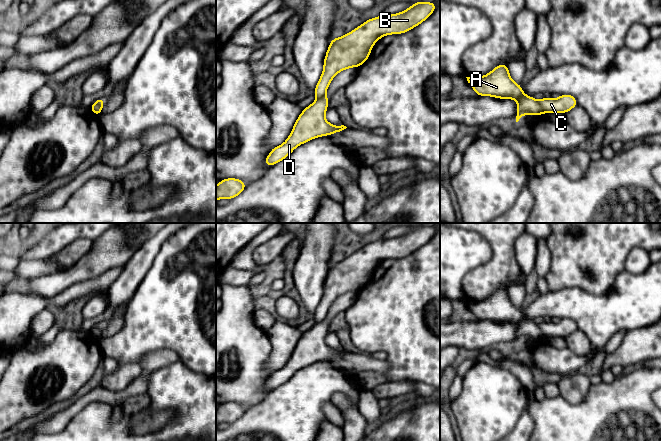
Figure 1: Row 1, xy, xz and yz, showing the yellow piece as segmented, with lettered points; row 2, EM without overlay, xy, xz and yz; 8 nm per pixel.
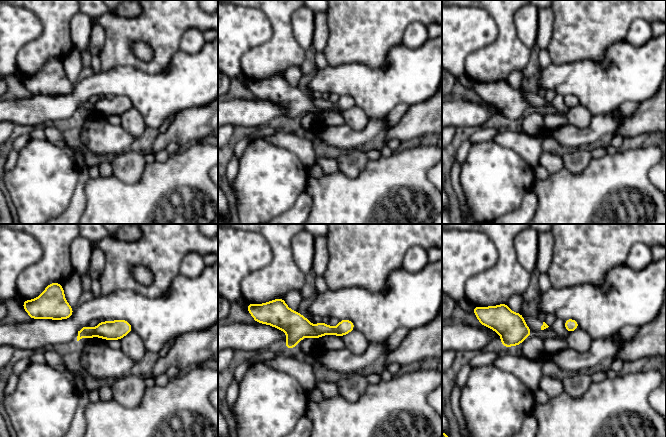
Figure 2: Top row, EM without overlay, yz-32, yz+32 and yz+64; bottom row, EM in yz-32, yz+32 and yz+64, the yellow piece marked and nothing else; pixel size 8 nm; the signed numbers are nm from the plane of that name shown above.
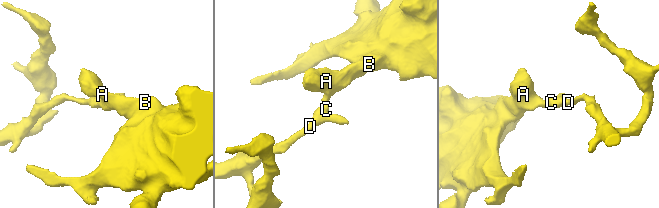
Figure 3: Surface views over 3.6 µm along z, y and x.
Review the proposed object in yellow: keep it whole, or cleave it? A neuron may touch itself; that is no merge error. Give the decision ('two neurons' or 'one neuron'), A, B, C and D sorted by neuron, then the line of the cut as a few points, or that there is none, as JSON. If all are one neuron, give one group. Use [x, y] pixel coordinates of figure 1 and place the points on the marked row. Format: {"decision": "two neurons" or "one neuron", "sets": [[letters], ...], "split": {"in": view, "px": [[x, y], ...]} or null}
{"decision": "two neurons", "sets": [["A", "B"], ["C", "D"]], "split": {"in": "yz", "px": [[537, 101], [543, 112]]}}

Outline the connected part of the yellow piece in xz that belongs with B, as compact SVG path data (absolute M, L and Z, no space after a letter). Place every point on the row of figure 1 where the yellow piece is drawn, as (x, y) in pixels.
M414 2L400 13L371 18L344 36L331 39L323 72L314 90L316 98L325 96L329 84L339 72L358 68L366 62L380 38L410 31L427 20L436 7L434 2Z

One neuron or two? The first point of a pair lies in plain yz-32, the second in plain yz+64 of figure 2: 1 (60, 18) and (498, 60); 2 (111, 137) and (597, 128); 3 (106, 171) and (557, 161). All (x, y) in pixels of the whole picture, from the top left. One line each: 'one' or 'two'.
1: one
2: one
3: one

